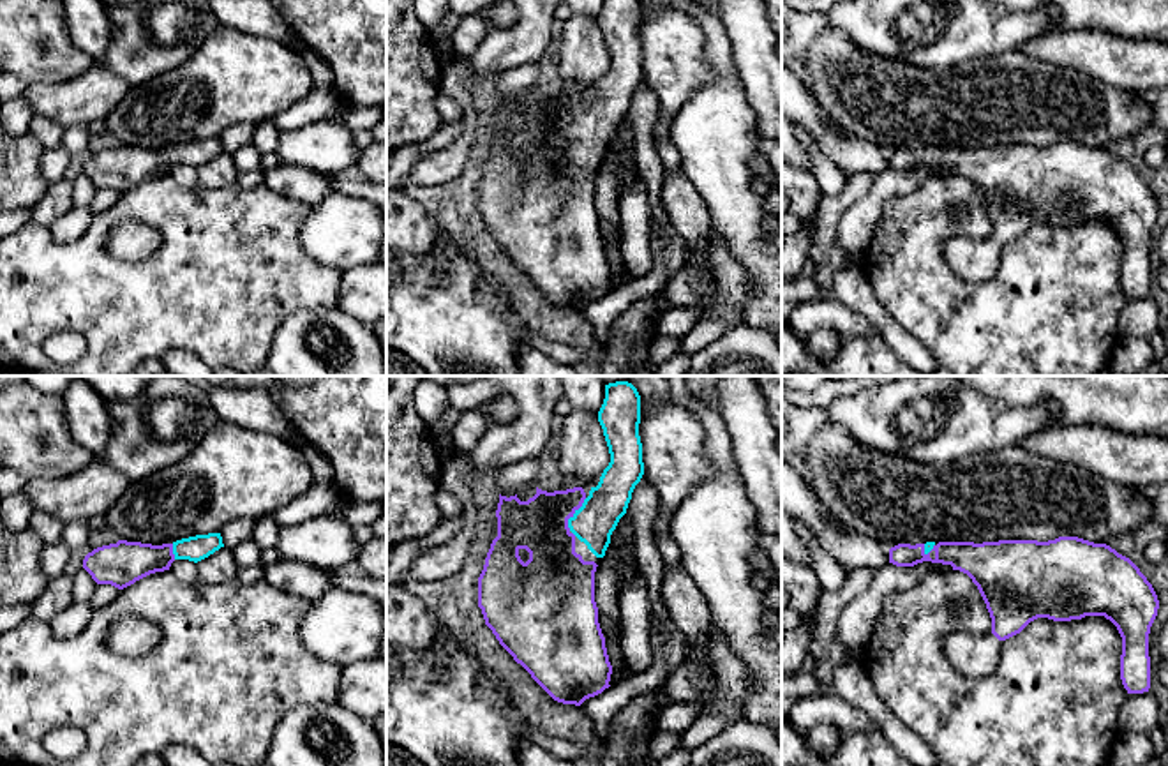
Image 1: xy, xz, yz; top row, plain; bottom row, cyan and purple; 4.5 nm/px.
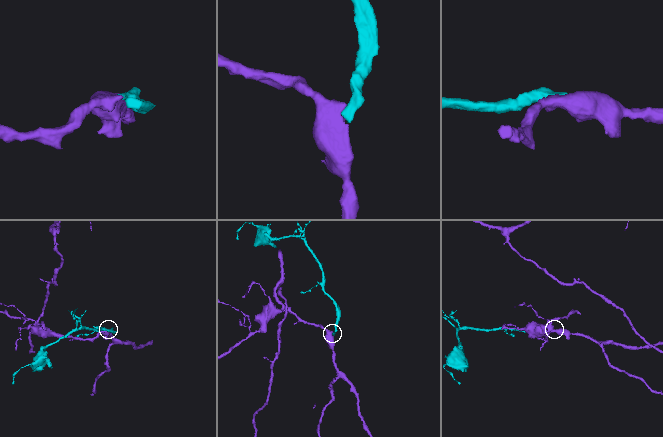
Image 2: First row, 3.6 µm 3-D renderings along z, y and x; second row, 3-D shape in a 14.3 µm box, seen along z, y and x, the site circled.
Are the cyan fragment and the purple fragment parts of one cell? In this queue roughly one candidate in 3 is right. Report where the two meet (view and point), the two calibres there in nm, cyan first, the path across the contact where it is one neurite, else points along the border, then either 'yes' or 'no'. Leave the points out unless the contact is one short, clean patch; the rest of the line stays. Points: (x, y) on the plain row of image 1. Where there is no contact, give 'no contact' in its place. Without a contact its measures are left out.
xz (570, 122) | 190/260 nm | across xz (593, 127), (586, 122), (570, 122), (549, 122), (540, 129) | yes

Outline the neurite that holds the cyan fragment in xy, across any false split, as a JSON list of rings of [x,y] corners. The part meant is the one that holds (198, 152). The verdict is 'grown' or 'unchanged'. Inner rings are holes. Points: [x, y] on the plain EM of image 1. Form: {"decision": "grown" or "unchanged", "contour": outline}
{"decision": "grown", "contour": [[[221,138],[196,139],[162,150],[118,145],[88,157],[83,173],[97,189],[124,194],[150,178],[169,175],[175,164],[198,168],[221,152],[224,152]]]}

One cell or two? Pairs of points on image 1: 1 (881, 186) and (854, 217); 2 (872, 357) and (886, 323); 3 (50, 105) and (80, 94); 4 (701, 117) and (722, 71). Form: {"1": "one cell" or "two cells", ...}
{"1": "one cell", "2": "two cells", "3": "one cell", "4": "one cell"}

